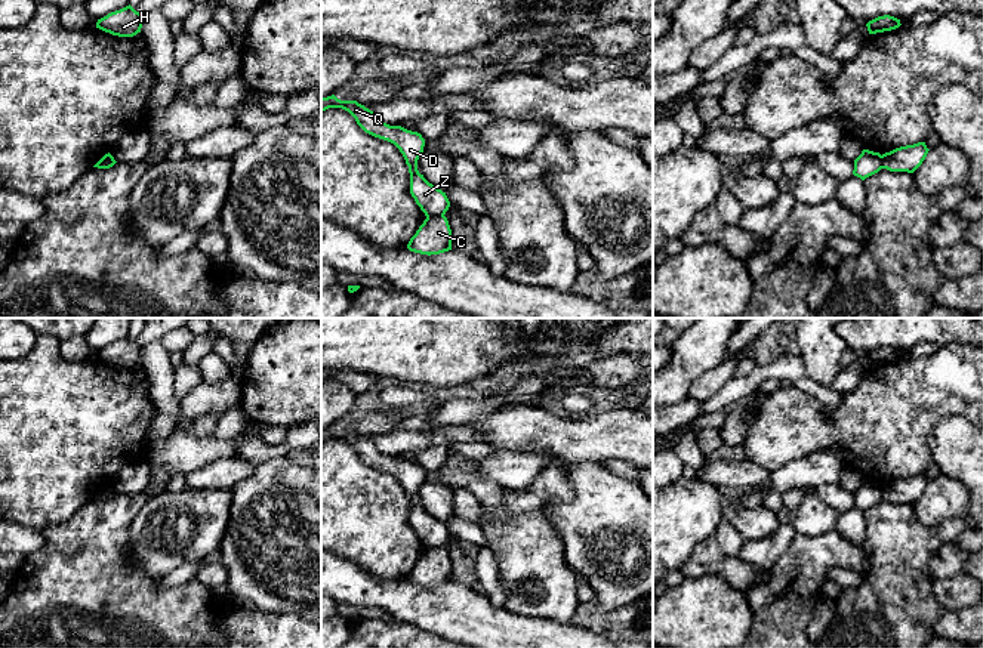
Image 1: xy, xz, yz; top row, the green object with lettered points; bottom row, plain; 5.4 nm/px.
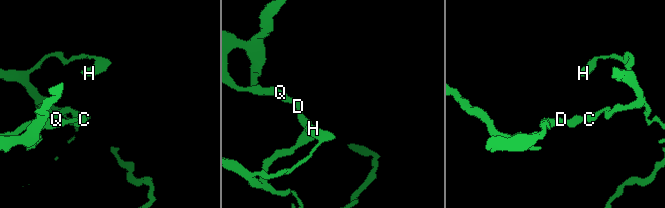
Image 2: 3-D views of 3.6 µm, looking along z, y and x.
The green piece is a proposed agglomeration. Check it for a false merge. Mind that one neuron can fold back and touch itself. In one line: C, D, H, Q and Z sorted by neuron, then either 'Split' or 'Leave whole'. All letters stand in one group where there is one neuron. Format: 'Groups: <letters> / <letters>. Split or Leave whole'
Groups: C H / D Q Z. Split

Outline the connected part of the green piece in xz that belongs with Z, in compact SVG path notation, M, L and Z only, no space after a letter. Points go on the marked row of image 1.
M335 95L321 98L321 112L329 108L348 111L366 133L394 144L409 166L410 194L416 204L426 217L446 215L450 207L446 192L429 183L417 170L417 160L425 146L425 139L420 133L382 123L373 111L357 101L340 101Z

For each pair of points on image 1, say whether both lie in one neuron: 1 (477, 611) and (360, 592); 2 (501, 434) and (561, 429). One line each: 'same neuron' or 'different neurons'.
1: same neuron
2: same neuron

